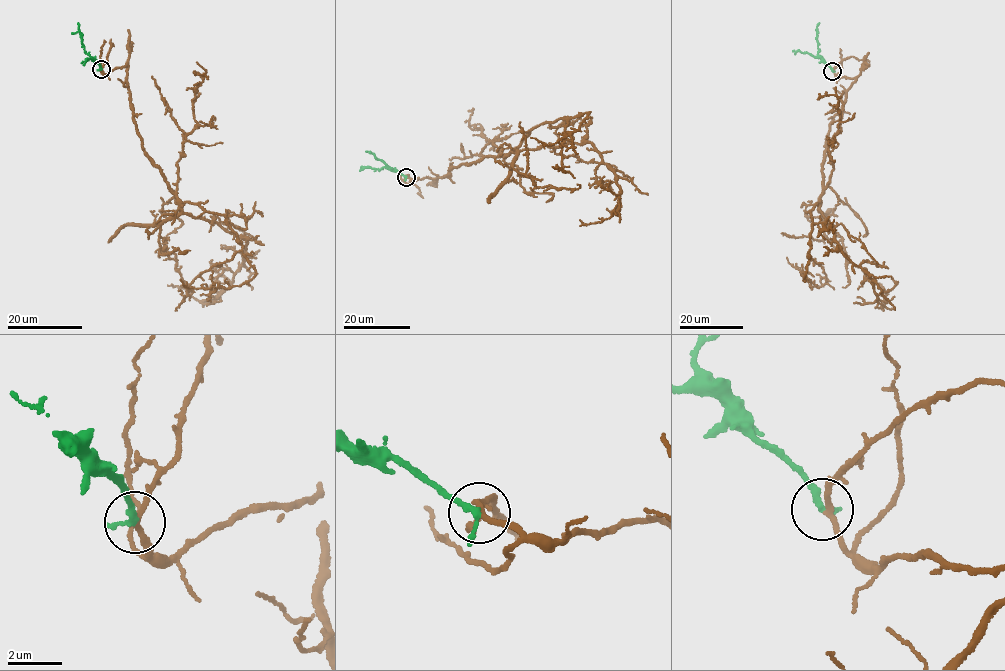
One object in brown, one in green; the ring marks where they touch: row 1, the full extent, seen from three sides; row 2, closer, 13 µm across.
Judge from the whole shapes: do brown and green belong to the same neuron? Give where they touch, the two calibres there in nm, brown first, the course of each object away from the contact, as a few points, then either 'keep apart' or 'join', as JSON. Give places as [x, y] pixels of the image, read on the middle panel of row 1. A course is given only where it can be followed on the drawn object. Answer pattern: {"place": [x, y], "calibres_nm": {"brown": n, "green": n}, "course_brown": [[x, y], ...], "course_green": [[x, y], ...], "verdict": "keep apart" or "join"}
{"place": [406, 177], "calibres_nm": {"brown": 180, "green": 190}, "course_brown": [[406, 177], [435, 182], [449, 170], [486, 156], [590, 143], [617, 177], [619, 205], [596, 223], [579, 219]], "course_green": [[406, 177], [384, 167], [361, 168]], "verdict": "join"}

